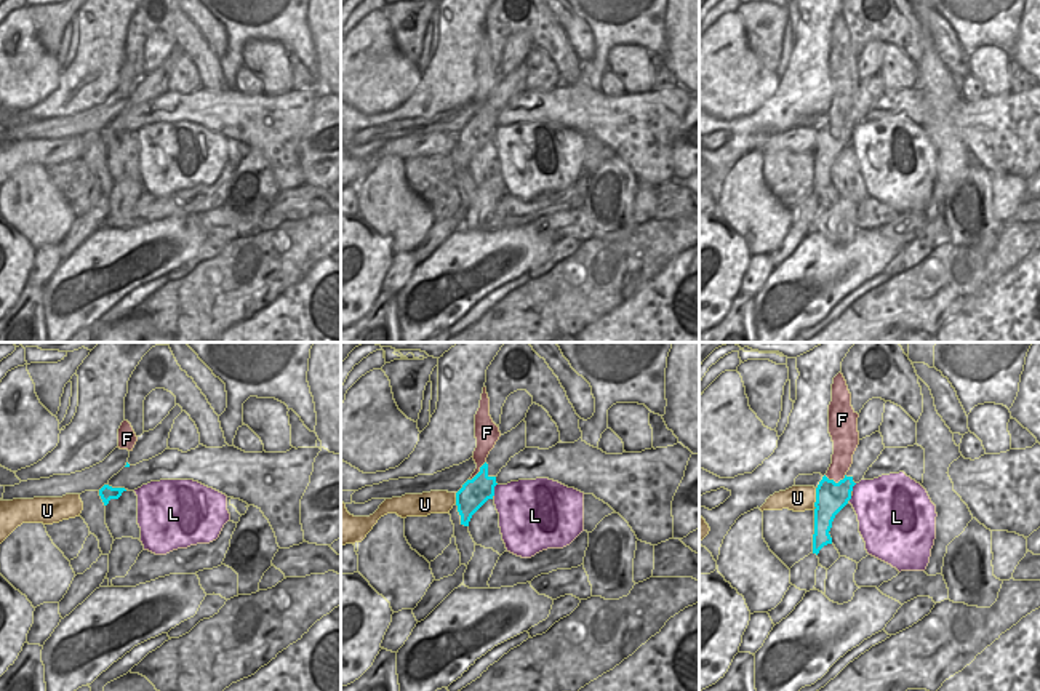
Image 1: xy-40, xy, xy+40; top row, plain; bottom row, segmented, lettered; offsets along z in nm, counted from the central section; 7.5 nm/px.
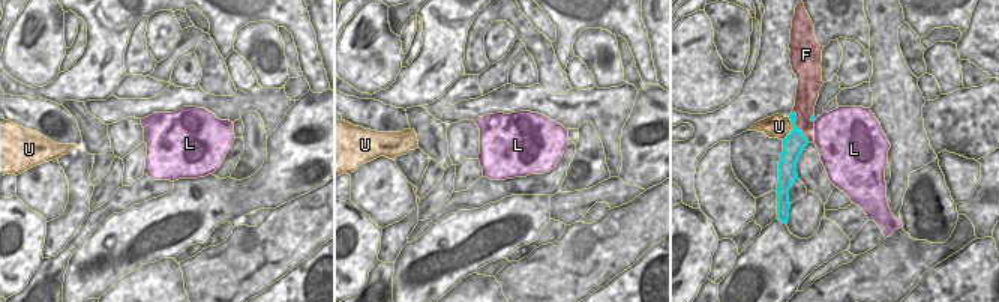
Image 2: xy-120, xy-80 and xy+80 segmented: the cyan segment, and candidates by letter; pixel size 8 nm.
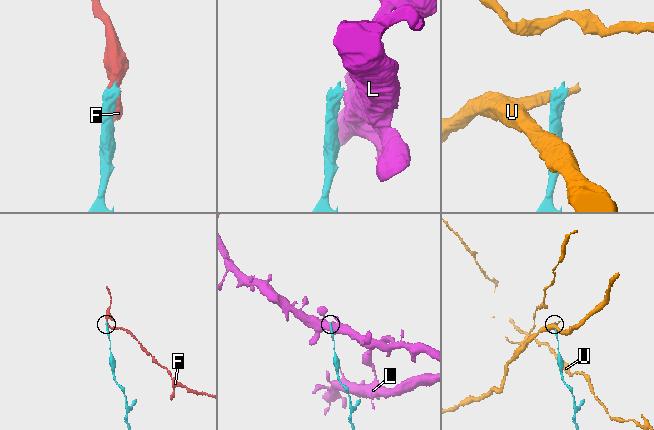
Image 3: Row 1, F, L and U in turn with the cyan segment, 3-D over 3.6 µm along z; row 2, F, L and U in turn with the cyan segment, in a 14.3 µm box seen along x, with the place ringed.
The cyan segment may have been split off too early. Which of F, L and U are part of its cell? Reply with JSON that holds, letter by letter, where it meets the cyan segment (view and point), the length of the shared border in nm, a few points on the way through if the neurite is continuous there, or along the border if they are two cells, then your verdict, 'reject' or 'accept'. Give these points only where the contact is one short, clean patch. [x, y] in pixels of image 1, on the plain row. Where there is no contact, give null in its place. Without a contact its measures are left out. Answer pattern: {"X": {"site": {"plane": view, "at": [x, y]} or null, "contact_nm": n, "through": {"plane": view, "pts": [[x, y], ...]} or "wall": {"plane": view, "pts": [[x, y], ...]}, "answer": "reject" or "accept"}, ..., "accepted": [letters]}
{"F": {"site": {"plane": "xy+40", "at": [834, 123]}, "contact_nm": 170, "answer": "reject"}, "L": {"site": {"plane": "xy", "at": [493, 131]}, "contact_nm": 100, "wall": {"plane": "xy", "pts": [[496, 125], [493, 136]]}, "answer": "reject"}, "U": {"site": {"plane": "xy+40", "at": [816, 139]}, "contact_nm": 150, "wall": {"plane": "xy+40", "pts": [[816, 130], [813, 147]]}, "answer": "reject"}, "accepted": []}

